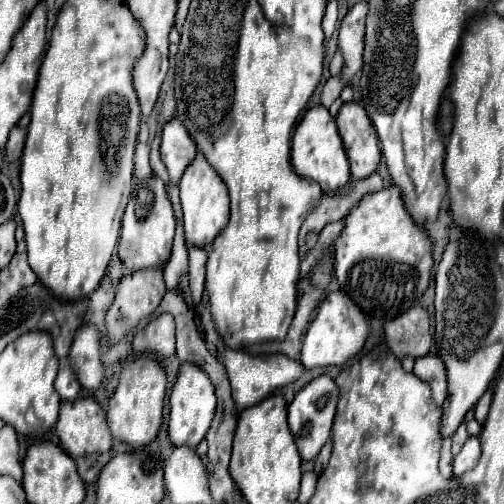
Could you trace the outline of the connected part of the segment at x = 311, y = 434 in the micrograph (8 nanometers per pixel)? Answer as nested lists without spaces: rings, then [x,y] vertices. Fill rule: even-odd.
[[[318,376],[312,382],[308,382],[288,406],[288,426],[292,430],[302,460],[314,460],[322,450],[322,446],[328,442],[336,414],[336,402],[338,402],[338,388],[334,380],[330,376]]]

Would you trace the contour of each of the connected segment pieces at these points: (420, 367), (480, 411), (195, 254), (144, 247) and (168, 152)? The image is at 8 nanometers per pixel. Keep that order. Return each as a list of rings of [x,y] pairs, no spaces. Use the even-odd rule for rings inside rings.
[[[422,356],[414,364],[414,374],[432,388],[434,402],[442,406],[446,398],[446,368],[438,356]]]
[[[488,390],[474,406],[474,418],[482,424],[486,420],[486,414],[488,414],[488,408],[490,408],[490,400],[492,400],[492,392]]]
[[[190,246],[188,248],[188,282],[190,282],[194,304],[198,304],[204,294],[204,266],[206,266],[206,252],[202,248]]]
[[[156,176],[140,180],[132,188],[130,202],[122,216],[120,228],[120,242],[118,242],[118,256],[128,270],[146,270],[146,268],[160,268],[168,262],[172,252],[176,220],[172,212],[172,204],[168,200],[164,182]]]
[[[172,118],[170,122],[164,124],[160,156],[170,174],[170,182],[178,184],[182,172],[196,156],[196,144],[190,138],[190,134],[184,130],[184,124],[178,118]]]

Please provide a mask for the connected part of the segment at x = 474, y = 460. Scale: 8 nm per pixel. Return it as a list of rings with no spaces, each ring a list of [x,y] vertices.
[[[470,436],[466,440],[466,444],[462,446],[462,450],[454,456],[454,476],[462,476],[464,472],[472,470],[476,464],[478,464],[478,458],[480,458],[480,442],[478,438]]]

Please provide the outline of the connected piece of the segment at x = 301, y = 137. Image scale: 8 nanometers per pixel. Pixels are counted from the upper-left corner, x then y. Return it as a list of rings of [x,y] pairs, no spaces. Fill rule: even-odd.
[[[324,106],[310,108],[300,120],[300,124],[296,126],[292,136],[292,166],[300,176],[318,182],[322,190],[330,190],[330,192],[342,188],[350,180],[348,158],[342,140],[338,136],[336,122]]]

